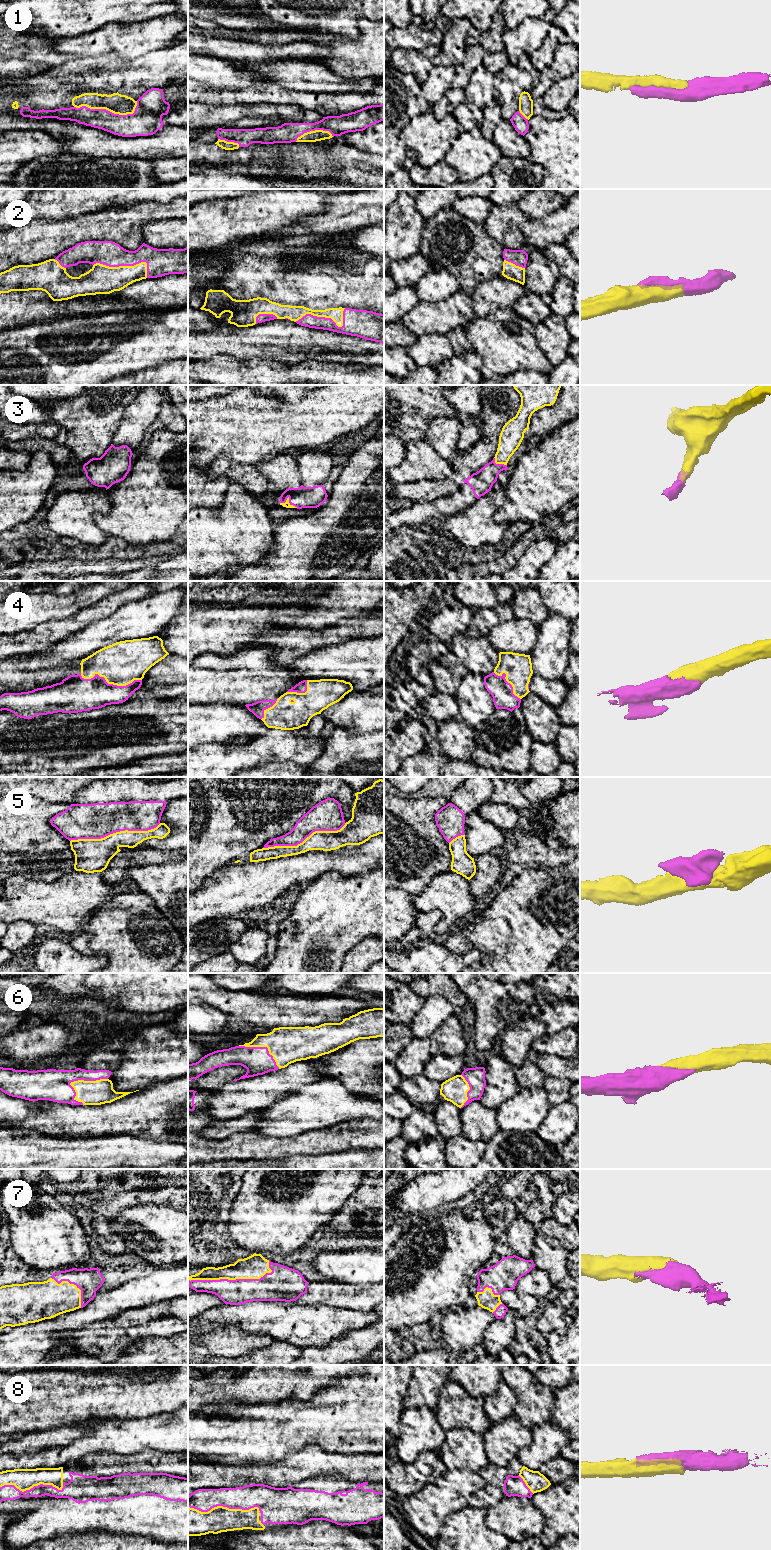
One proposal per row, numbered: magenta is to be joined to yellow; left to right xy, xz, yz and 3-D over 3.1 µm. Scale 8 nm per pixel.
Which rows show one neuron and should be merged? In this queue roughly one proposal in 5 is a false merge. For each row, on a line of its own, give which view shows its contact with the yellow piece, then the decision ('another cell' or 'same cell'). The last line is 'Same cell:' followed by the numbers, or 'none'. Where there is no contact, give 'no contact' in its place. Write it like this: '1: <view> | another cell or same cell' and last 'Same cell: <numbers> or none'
1: xy | same cell
2: xy | same cell
3: xz | same cell
4: xy | same cell
5: xy | another cell
6: xy | same cell
7: xz | same cell
8: xz | same cell
Same cell: 1, 2, 3, 4, 6, 7, 8

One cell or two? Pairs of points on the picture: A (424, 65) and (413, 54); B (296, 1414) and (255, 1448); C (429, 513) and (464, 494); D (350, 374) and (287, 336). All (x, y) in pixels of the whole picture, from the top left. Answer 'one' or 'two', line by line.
A: one
B: one
C: one
D: two

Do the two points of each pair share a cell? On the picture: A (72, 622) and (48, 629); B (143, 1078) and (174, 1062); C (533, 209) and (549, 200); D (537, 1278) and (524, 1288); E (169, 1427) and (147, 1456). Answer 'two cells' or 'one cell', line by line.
A: one cell
B: one cell
C: one cell
D: one cell
E: two cells

